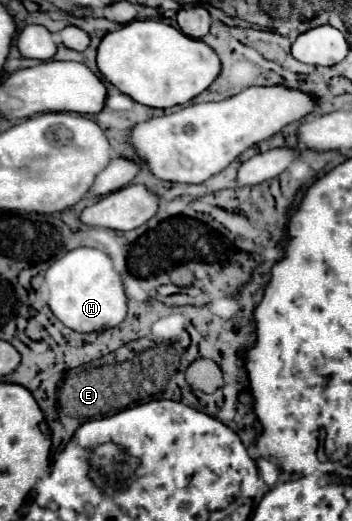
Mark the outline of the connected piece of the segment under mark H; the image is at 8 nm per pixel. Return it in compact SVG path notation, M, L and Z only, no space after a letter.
M75 248L63 258L55 260L45 282L49 286L51 312L75 332L103 332L123 322L127 316L127 296L123 282L111 262L111 258L97 248Z

